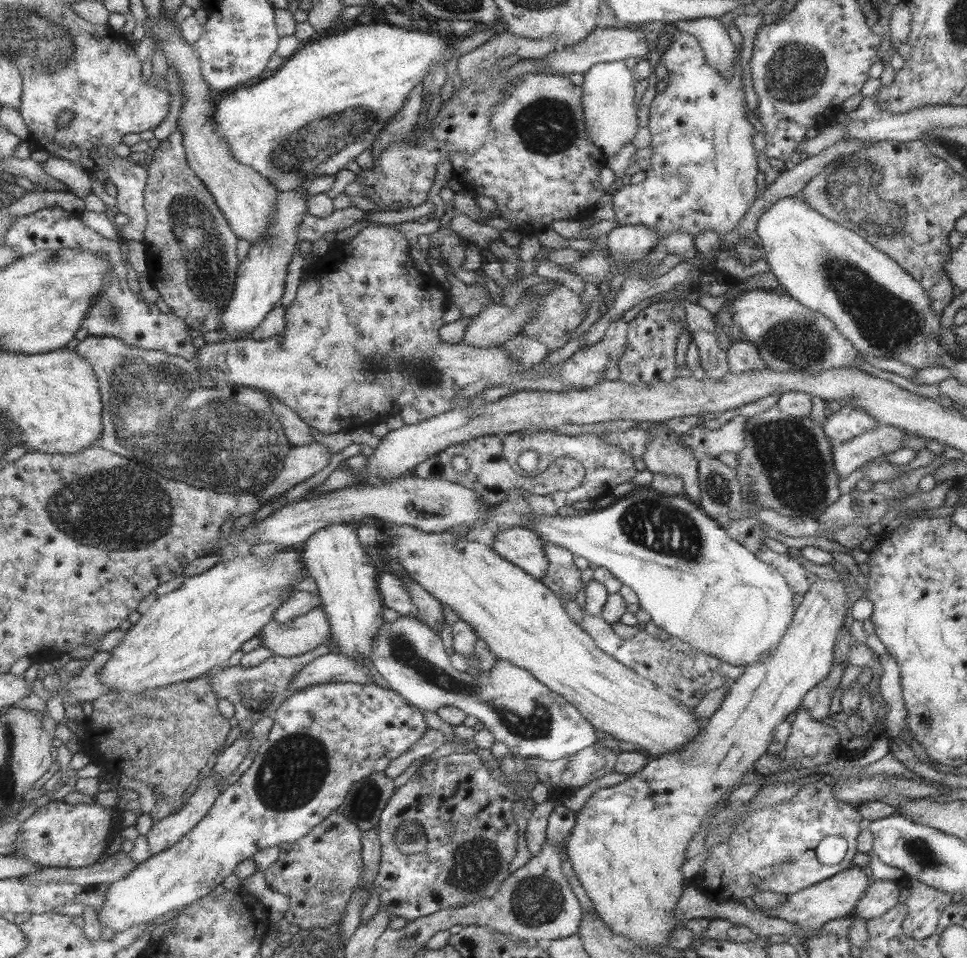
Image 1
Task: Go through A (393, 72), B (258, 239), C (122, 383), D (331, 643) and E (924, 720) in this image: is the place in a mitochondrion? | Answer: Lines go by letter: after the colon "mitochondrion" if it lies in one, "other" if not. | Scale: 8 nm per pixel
A: other
B: other
C: mitochondrion
D: other
E: mitochondrion

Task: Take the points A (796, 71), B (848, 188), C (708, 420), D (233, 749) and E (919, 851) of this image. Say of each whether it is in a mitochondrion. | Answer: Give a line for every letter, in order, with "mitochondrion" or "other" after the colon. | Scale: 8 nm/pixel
A: mitochondrion
B: mitochondrion
C: other
D: other
E: mitochondrion

